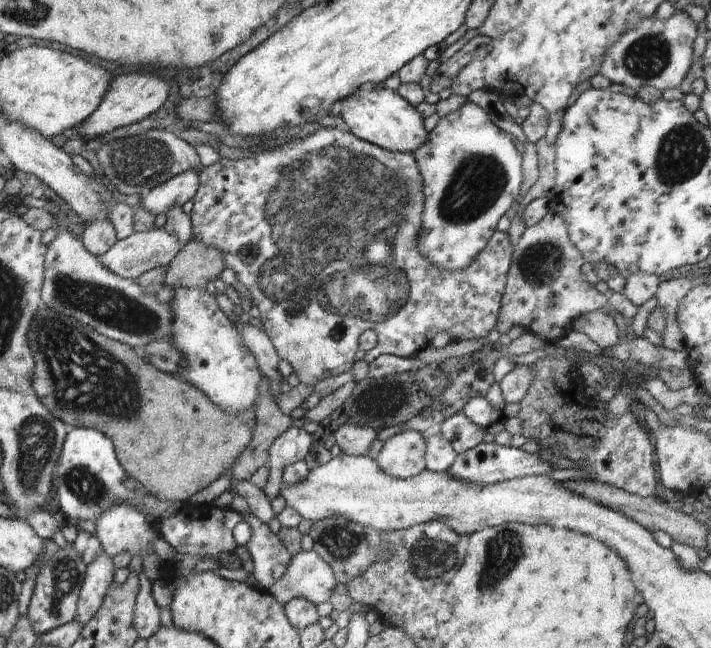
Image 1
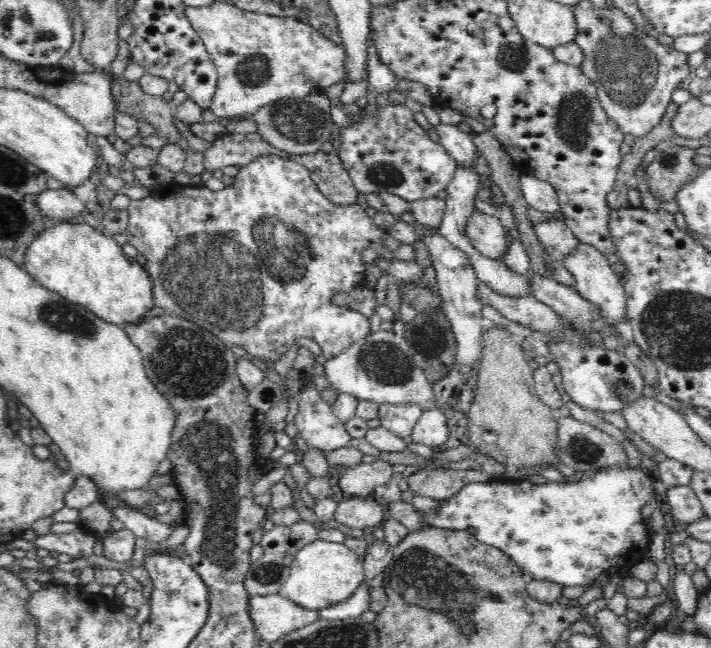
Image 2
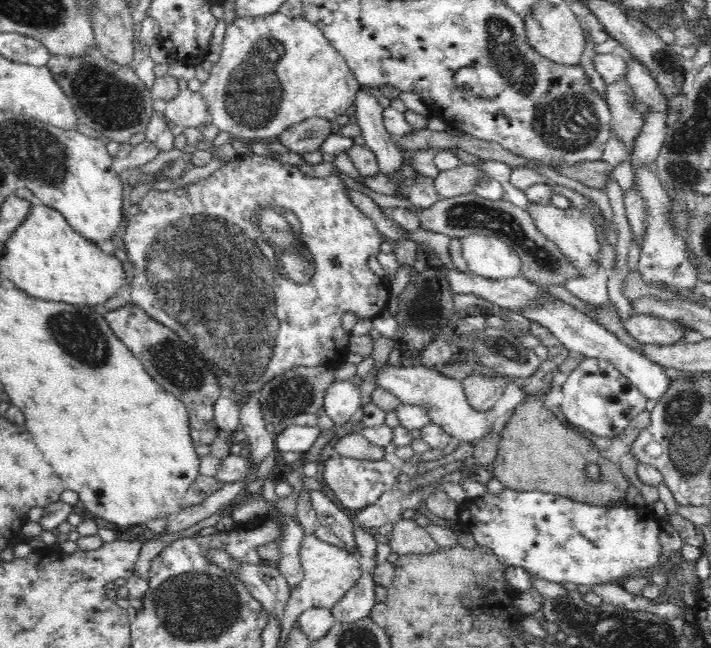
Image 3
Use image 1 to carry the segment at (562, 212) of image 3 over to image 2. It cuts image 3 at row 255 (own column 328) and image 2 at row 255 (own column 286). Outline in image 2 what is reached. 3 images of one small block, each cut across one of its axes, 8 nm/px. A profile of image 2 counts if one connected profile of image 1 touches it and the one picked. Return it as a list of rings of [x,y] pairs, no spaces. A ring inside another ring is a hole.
[[[578,243],[575,249],[562,260],[563,269],[566,268],[574,276],[574,287],[582,295],[594,304],[596,311],[609,323],[609,327],[615,327],[625,322],[624,314],[627,313],[627,296],[625,286],[621,283],[620,277],[611,269],[606,257],[597,248],[586,243]]]

